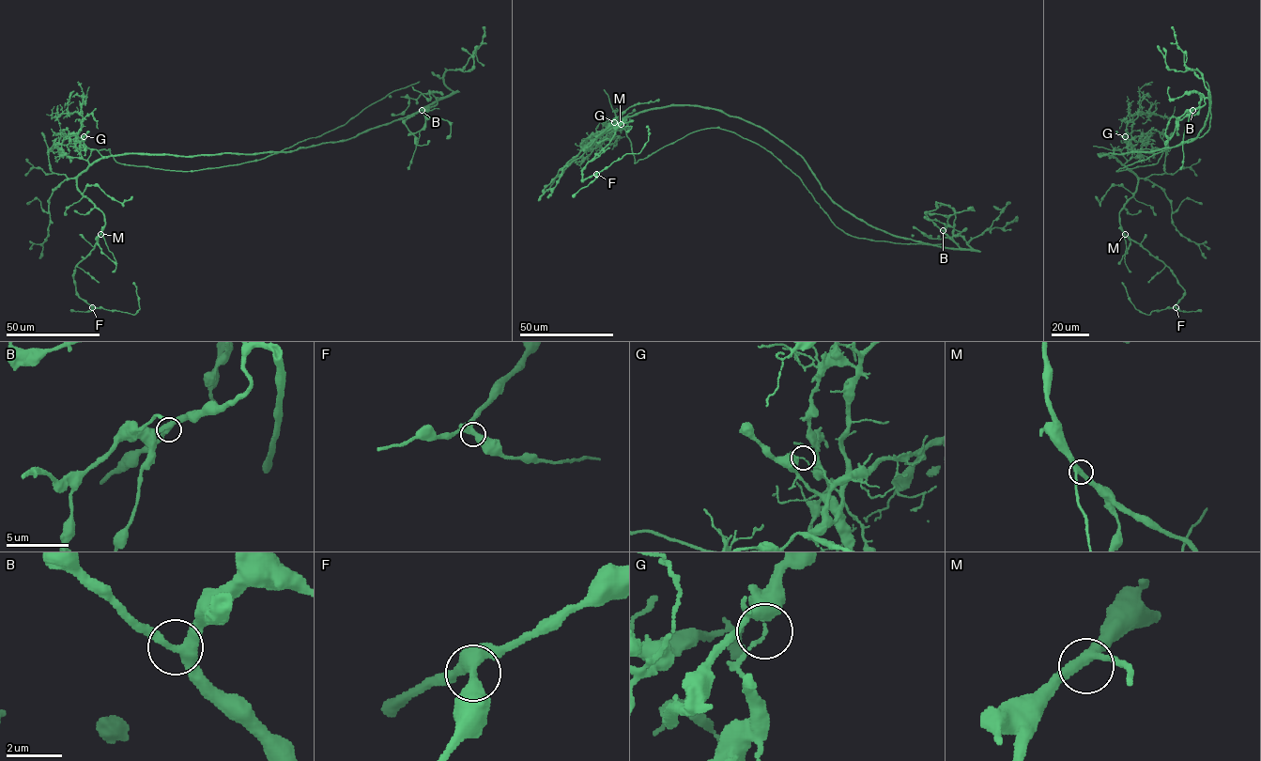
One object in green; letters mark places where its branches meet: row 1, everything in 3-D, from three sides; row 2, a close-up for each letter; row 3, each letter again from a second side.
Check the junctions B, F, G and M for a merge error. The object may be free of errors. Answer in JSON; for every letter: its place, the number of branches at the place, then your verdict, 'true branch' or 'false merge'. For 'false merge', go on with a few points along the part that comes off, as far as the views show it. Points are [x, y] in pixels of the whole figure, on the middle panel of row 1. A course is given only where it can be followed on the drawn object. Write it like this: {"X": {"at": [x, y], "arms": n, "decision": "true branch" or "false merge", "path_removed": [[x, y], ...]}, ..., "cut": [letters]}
{"B": {"at": [943, 230], "arms": 3, "decision": "true branch"}, "F": {"at": [596, 174], "arms": 3, "decision": "true branch"}, "G": {"at": [614, 122], "arms": 3, "decision": "false merge", "path_removed": [[615, 122], [625, 131], [635, 163], [698, 131], [733, 132], [789, 168], [845, 232], [897, 243], [943, 243]]}, "M": {"at": [621, 124], "arms": 3, "decision": "true branch"}, "cut": ["G"]}

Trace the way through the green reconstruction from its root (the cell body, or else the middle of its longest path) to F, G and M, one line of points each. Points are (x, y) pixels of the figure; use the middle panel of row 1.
F: (640, 111), (623, 117), (601, 133), (626, 119), (618, 126), (609, 143), (585, 164), (581, 180), (596, 174)
G: (640, 111), (623, 117), (609, 130), (615, 122)
M: (640, 111), (623, 117), (601, 134), (626, 119), (621, 124)

